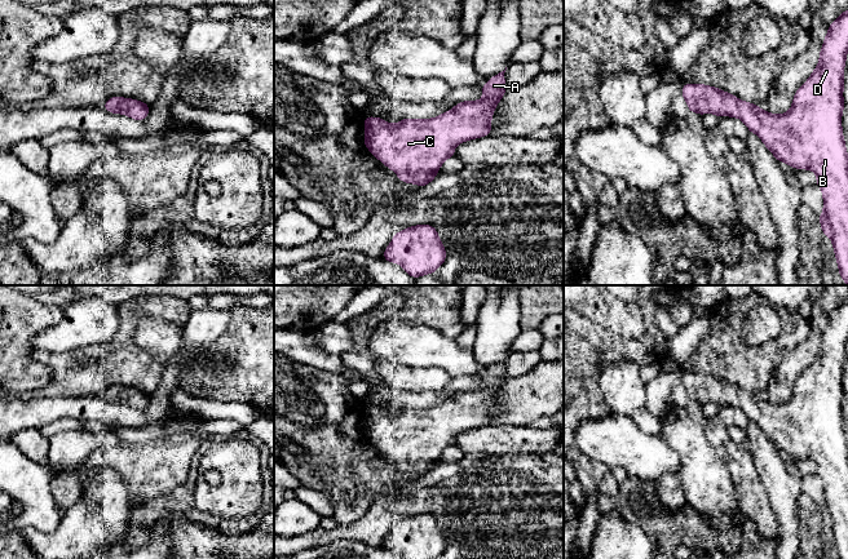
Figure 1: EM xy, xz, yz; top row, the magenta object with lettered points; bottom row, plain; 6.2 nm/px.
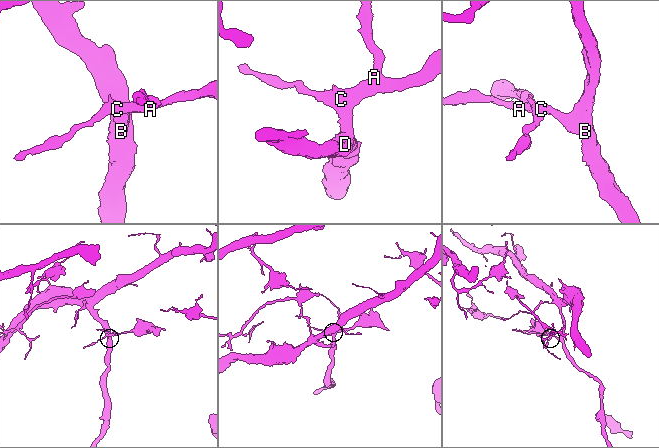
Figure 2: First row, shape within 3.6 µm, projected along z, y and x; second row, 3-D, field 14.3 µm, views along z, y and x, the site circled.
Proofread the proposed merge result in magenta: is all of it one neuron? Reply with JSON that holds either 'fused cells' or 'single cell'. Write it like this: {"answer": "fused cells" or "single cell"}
{"answer": "single cell"}

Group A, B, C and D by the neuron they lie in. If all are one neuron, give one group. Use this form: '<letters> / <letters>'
A B C D

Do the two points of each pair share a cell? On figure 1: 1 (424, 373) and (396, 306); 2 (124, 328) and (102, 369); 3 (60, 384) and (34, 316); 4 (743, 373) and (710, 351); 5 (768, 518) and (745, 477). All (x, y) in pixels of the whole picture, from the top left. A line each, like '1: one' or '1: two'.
1: two
2: one
3: two
4: one
5: one

